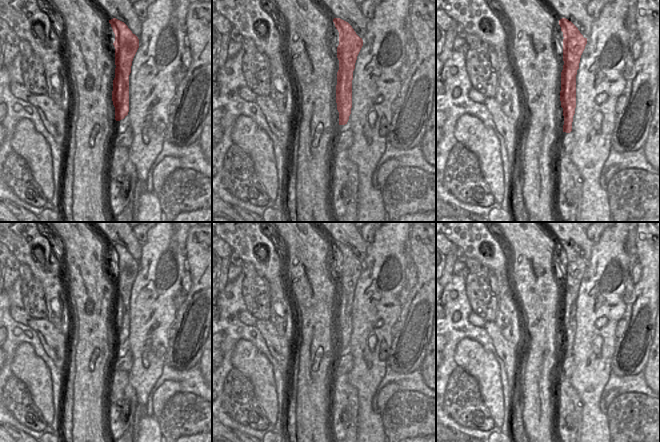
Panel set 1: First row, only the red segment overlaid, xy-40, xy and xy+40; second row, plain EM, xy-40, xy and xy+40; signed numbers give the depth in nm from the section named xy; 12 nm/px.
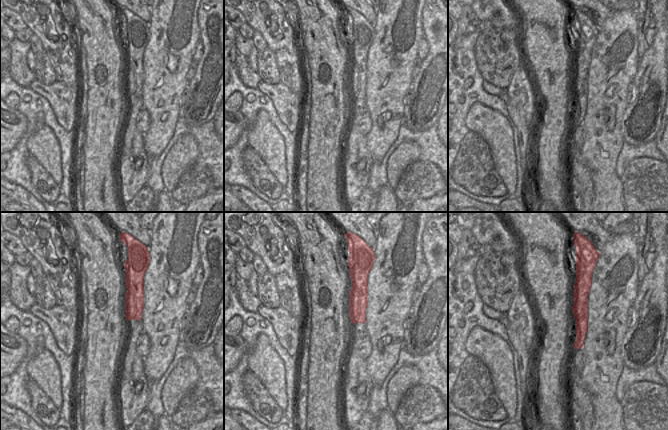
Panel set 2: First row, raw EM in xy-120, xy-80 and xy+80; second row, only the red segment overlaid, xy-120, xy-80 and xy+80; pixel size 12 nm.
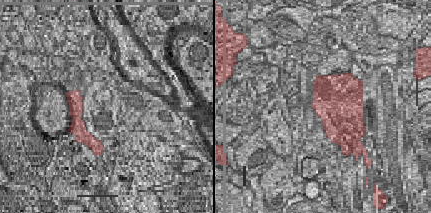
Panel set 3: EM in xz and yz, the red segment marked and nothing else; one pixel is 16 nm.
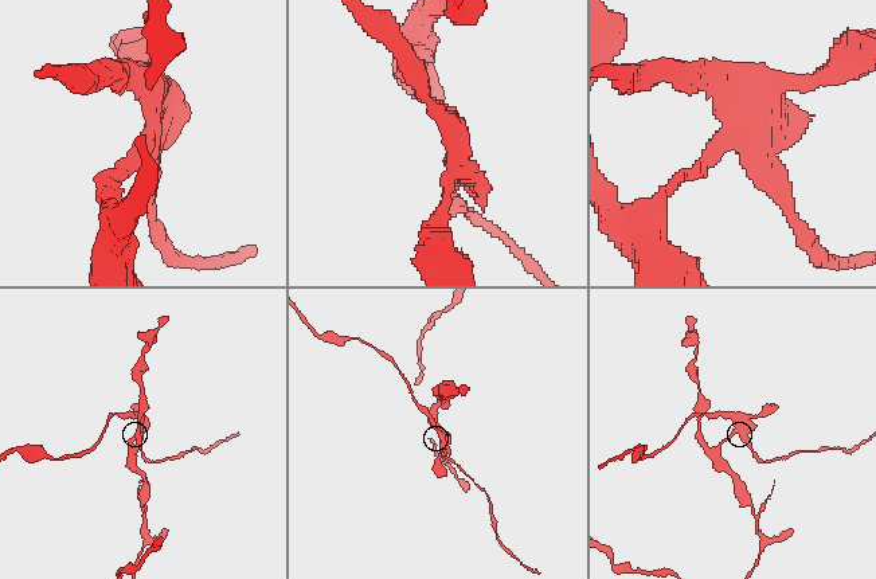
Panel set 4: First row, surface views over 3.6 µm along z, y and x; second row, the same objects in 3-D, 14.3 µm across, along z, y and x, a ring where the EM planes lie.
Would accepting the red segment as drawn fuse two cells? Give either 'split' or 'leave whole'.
split

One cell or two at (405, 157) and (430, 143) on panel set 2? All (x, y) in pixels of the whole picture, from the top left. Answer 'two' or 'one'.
two

